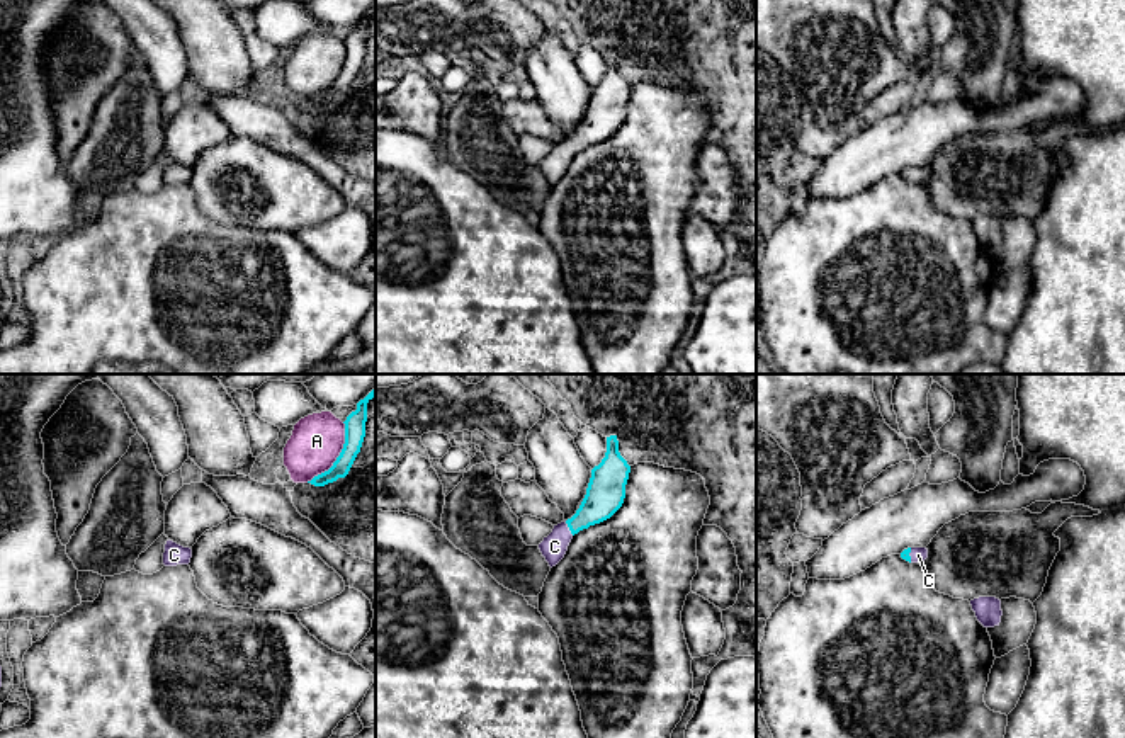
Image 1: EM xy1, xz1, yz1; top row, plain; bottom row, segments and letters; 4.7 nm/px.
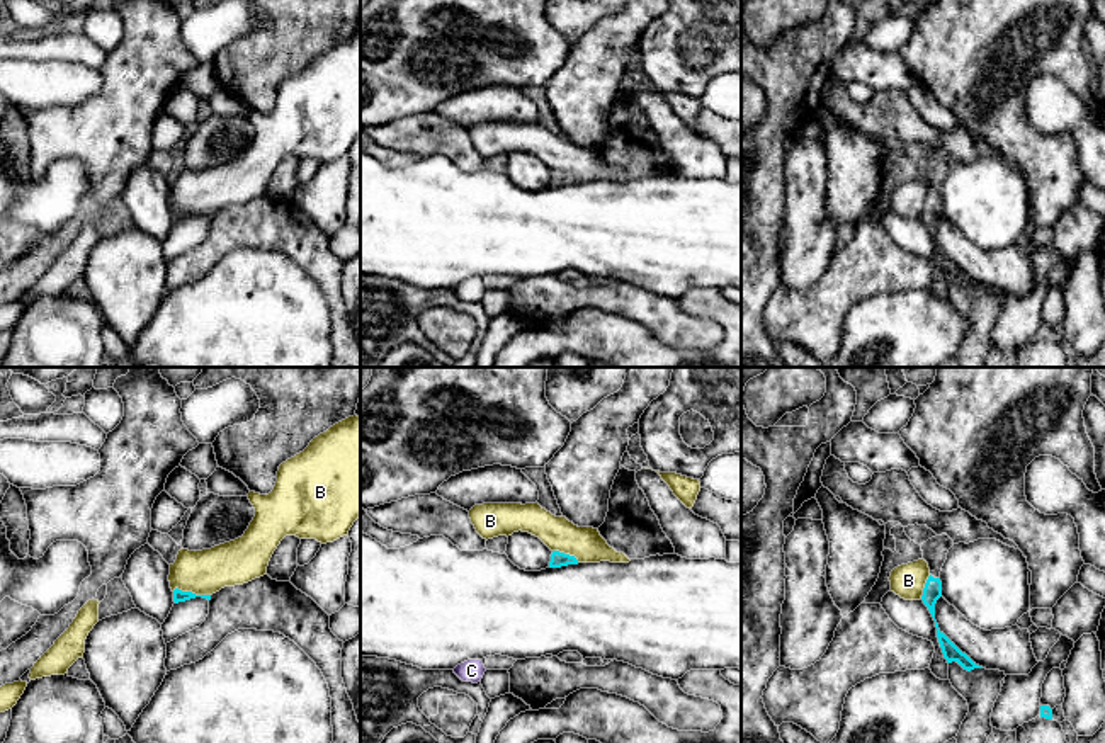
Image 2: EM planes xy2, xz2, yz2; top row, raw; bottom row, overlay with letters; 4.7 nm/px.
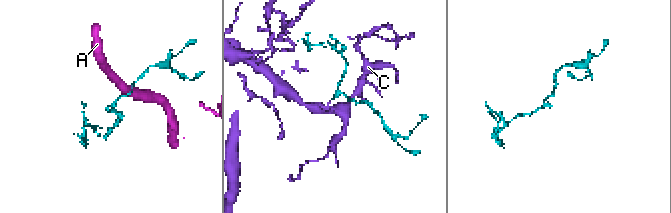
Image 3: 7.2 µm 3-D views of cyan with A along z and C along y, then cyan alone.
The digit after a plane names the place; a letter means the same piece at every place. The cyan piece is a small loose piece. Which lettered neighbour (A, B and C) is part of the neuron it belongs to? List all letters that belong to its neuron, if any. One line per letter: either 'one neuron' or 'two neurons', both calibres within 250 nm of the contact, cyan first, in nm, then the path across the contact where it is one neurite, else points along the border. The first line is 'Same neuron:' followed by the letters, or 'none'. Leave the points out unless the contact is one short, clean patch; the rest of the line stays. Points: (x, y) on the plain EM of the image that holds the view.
Same neuron: C
A: two neurons | 100/240 nm | along xy1 (344, 41), (344, 67), (340, 73), (327, 89), (306, 101)
B: two neurons | 60/220 nm | along xy2 (172, 209), (179, 208), (182, 211), (209, 215)
C: one neuron | 180/120 nm | across xz1 (605, 111), (568, 145), (554, 165)

